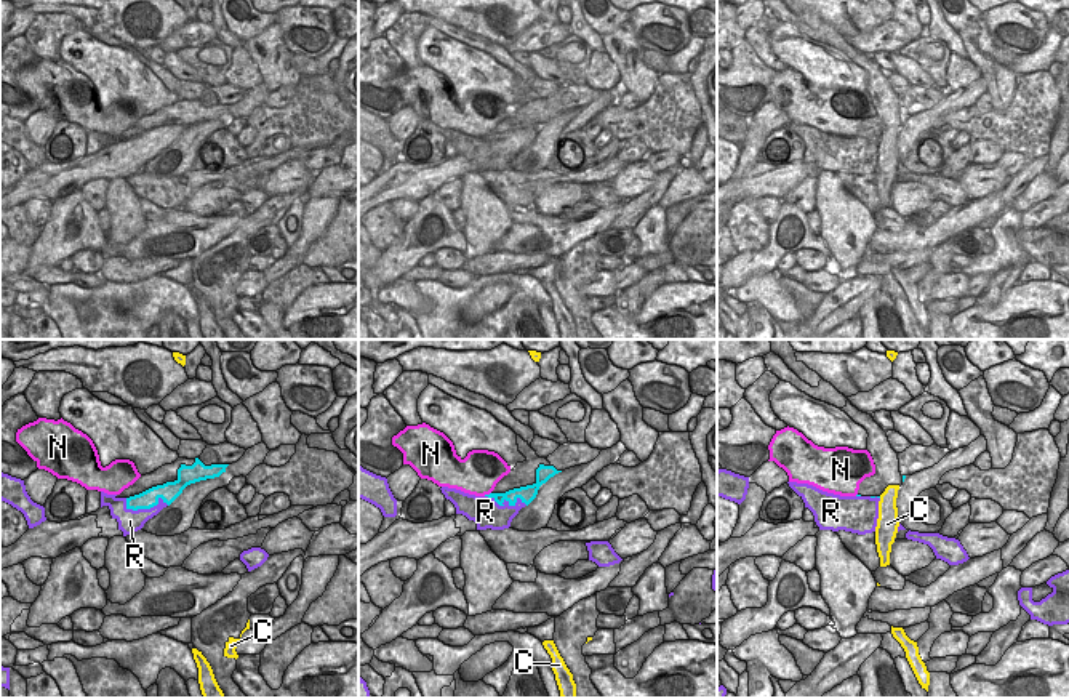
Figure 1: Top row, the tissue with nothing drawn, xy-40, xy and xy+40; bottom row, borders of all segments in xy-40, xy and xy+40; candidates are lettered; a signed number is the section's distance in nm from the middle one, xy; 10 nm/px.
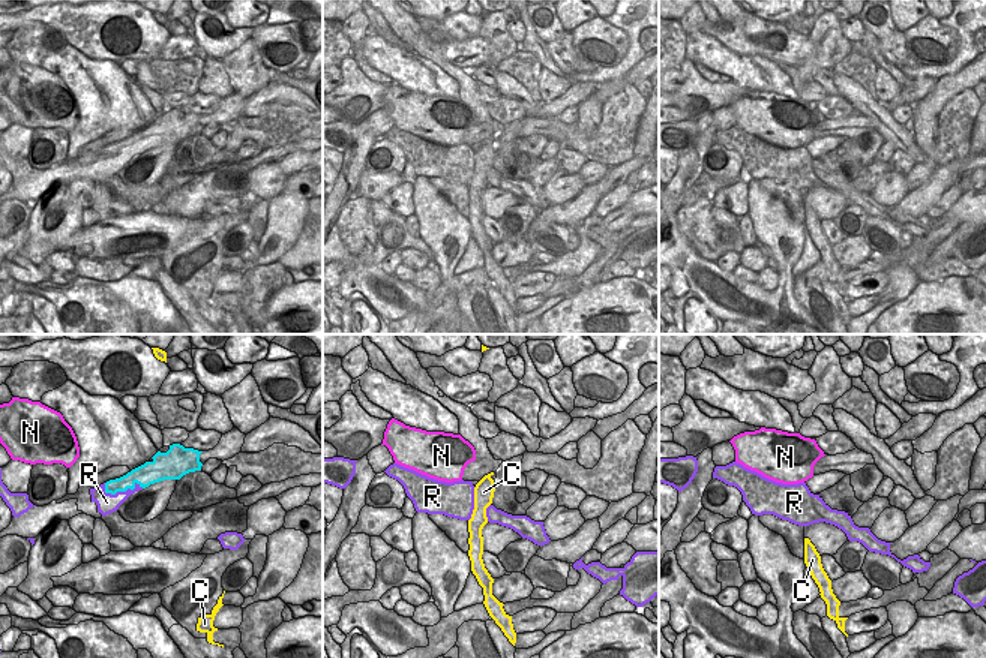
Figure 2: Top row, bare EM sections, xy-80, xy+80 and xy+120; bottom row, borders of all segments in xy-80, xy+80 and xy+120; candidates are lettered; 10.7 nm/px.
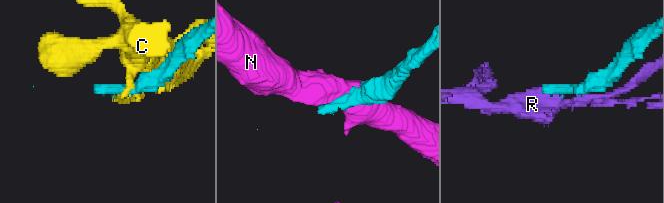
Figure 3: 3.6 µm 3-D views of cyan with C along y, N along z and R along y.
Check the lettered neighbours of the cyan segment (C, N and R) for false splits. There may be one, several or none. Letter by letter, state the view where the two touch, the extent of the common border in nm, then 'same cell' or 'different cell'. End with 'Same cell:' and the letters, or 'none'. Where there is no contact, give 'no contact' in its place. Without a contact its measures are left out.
C: no contact; different cell
N: meets cyan in xy; contact 90 nm long; different cell
R: meets cyan in xy-40; contact 460 nm long; different cell
Same cell: none

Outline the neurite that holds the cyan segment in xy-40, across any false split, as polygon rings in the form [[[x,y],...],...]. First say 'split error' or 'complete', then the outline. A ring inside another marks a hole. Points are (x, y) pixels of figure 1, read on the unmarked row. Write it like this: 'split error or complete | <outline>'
complete | [[[198,99],[192,107],[181,106],[178,120],[163,126],[152,128],[139,136],[126,139],[126,150],[150,150],[162,139],[168,147],[182,134],[182,131],[195,123],[219,118],[229,106],[205,107]]]

